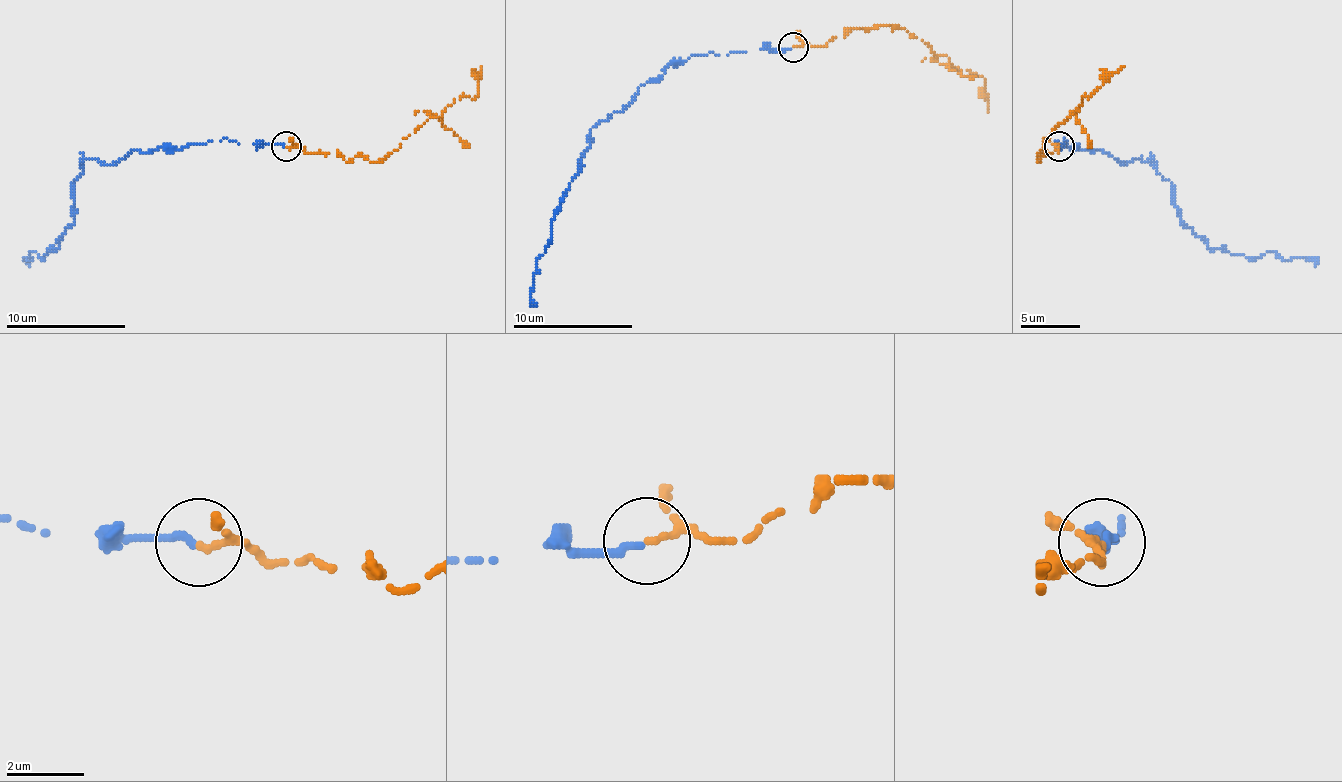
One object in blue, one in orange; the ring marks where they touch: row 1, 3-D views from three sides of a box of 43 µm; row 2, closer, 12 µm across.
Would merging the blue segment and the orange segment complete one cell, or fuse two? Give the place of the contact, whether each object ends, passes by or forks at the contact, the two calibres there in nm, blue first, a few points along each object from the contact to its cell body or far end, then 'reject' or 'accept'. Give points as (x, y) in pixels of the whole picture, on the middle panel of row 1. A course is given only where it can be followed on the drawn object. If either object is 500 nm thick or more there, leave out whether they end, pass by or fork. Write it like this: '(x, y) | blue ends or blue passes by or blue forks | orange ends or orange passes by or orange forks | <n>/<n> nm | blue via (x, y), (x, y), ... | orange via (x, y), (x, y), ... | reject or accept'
(793, 47) | blue ends | orange passes by | 200/140 nm | blue via (790, 49), (674, 61), (593, 127), (590, 148), (551, 219), (551, 243), (536, 261), (530, 300), (536, 303) | orange via (793, 46), (823, 46), (853, 28), (895, 25), (961, 70), (982, 76), (988, 112) | accept

